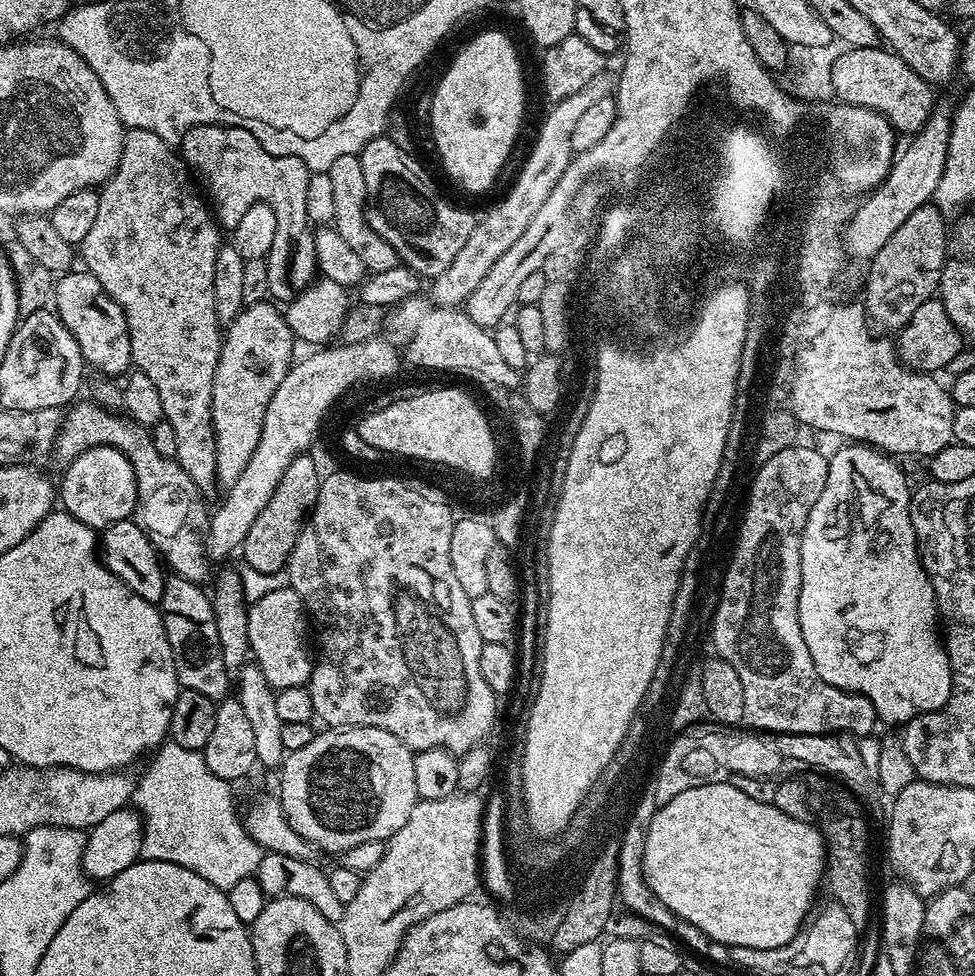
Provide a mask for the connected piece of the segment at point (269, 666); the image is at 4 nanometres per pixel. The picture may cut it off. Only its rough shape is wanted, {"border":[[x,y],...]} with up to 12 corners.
{"border":[[292,587],[251,603],[251,655],[274,690],[307,685],[310,618]]}

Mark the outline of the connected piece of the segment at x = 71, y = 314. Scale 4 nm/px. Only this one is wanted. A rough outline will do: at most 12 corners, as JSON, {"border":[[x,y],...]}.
{"border":[[91,272],[55,281],[54,311],[89,369],[133,367],[126,318]]}

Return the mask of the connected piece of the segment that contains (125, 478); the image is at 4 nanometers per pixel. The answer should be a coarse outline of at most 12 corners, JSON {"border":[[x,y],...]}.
{"border":[[116,448],[67,461],[63,511],[94,530],[136,511],[132,463]]}

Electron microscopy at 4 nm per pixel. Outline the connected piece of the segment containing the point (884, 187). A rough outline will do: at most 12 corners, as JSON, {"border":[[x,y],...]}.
{"border":[[933,111],[851,217],[871,261],[936,195],[952,133]]}

